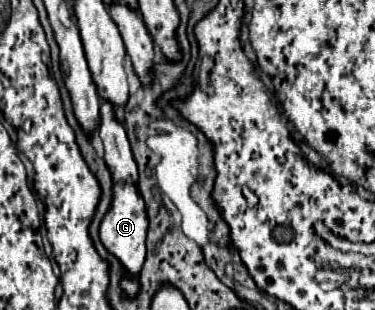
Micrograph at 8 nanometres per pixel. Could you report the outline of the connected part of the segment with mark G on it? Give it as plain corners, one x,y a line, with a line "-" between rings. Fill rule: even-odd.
102,99
100,103
100,127
98,133
102,137
104,143
104,161
108,165
108,169
112,171
112,179
114,179
114,199
112,199
112,207
106,213
102,225
100,225
100,241
104,243
104,247
116,255
120,259
120,263
124,265
126,271
138,275
144,257
146,257
146,229
148,229
148,217
146,217
146,207
144,201
138,193
136,181
138,181
138,171
136,171
136,161
132,157
130,151
130,143
126,139
126,131
124,125
120,123
120,119
116,119
116,111
114,105
106,99

